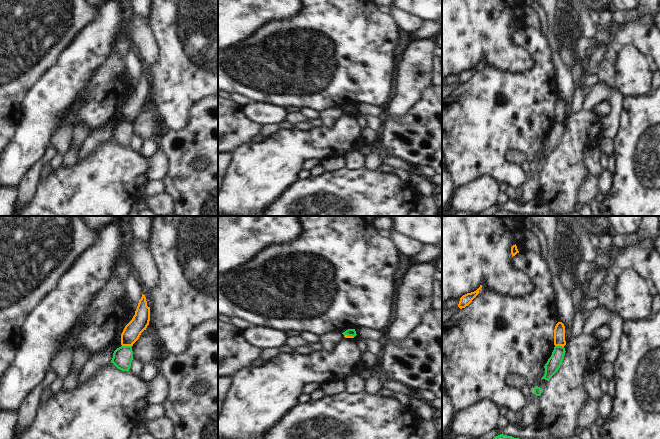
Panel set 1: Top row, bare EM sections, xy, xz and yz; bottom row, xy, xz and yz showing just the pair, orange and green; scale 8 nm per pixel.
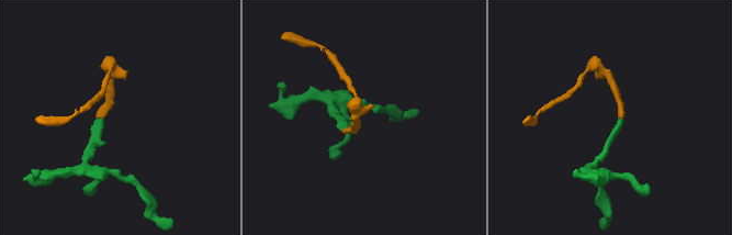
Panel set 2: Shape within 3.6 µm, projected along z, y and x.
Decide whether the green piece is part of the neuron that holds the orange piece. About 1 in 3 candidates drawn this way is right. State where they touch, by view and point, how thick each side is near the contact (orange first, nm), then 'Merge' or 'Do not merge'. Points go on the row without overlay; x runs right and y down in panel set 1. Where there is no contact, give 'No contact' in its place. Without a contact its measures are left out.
Touches orange at xy (127, 121). Thickness 140 nm (orange) against 160 nm. Do not merge

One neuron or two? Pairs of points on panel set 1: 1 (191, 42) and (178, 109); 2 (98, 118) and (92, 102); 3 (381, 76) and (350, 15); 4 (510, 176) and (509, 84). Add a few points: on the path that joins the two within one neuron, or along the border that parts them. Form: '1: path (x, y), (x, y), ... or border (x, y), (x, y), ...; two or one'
1: path (187, 59), (187, 70), (178, 80), (178, 92); one
2: path (97, 114), (96, 106); one
3: path (366, 61), (350, 45), (350, 30); one
4: path (500, 153), (500, 115), (508, 107); one

